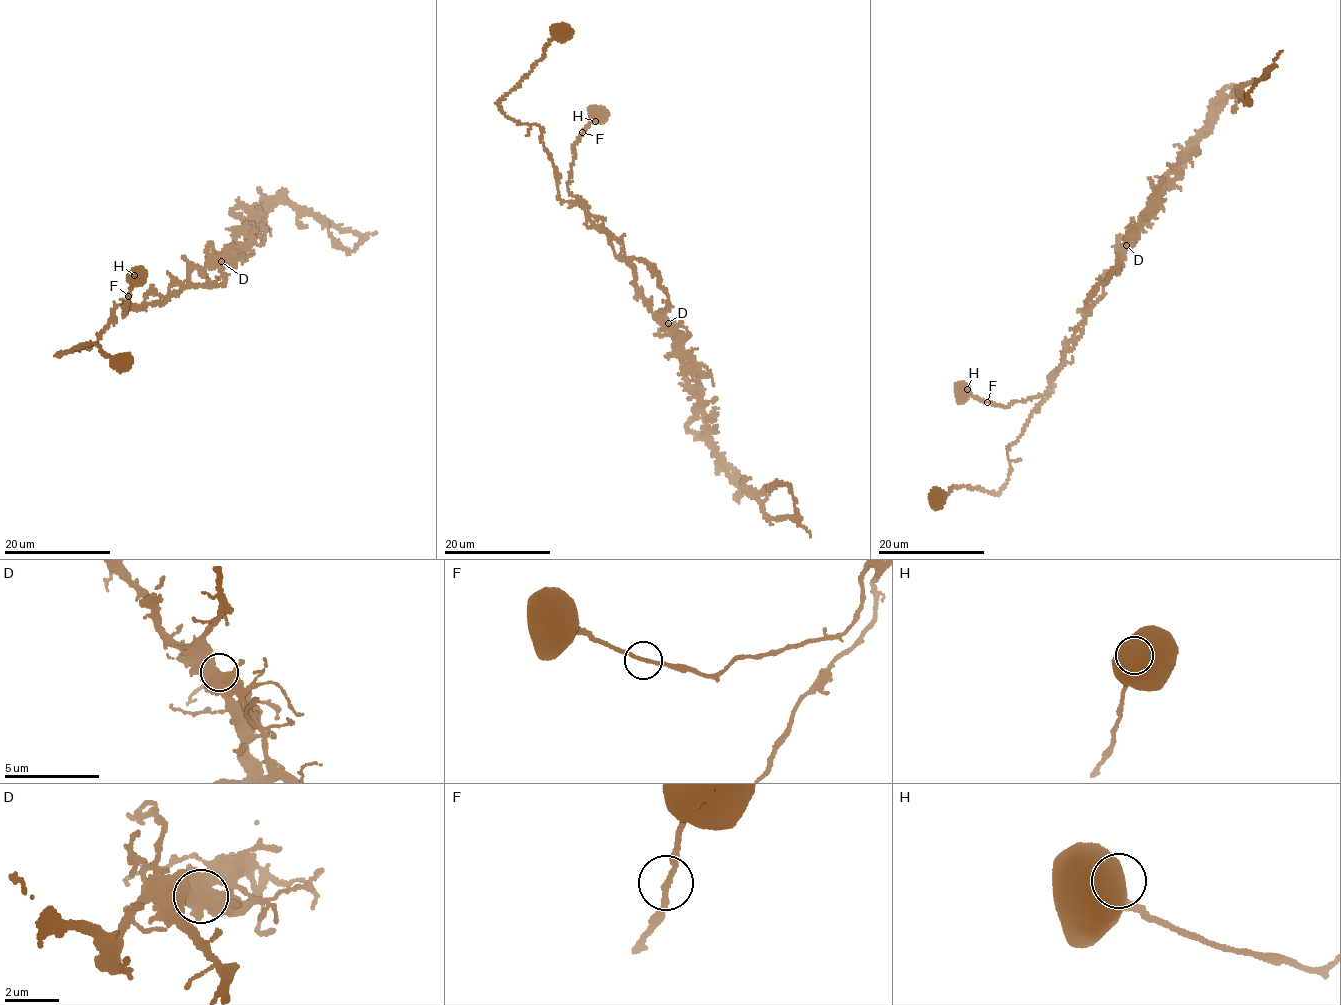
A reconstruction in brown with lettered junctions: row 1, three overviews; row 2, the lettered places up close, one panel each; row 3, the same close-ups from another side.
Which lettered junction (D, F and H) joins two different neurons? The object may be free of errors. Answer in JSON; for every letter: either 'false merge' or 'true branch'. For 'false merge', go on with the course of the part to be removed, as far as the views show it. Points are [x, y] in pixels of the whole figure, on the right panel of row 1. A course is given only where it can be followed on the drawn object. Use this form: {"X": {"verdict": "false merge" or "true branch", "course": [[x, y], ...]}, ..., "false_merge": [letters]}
{"D": {"verdict": "false merge", "course": [[1126, 245], [1161, 191], [1164, 175], [1200, 135], [1213, 104], [1228, 87], [1236, 91], [1267, 75], [1281, 51]]}, "F": {"verdict": "true branch"}, "H": {"verdict": "true branch"}, "false_merge": ["D"]}

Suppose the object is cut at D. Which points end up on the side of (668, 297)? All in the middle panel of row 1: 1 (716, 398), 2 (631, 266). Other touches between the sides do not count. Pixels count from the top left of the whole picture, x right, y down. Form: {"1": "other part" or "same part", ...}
{"1": "other part", "2": "other part"}

